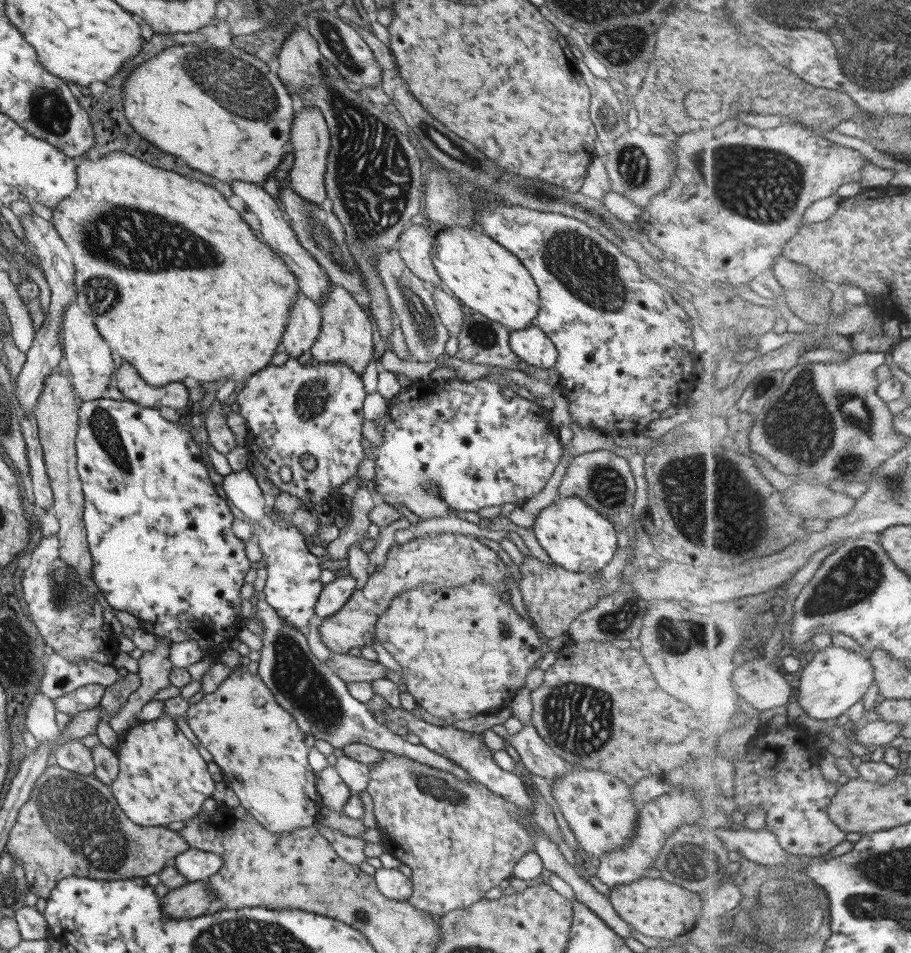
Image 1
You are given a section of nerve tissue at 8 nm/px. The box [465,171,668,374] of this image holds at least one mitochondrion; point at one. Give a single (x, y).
(588, 269)

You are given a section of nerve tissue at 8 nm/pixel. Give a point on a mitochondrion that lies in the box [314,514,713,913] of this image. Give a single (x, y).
(578, 718)

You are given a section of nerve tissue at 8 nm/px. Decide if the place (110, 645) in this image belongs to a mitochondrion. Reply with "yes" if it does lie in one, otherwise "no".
no

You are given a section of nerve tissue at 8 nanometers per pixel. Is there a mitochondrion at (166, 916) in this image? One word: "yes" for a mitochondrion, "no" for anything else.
no

